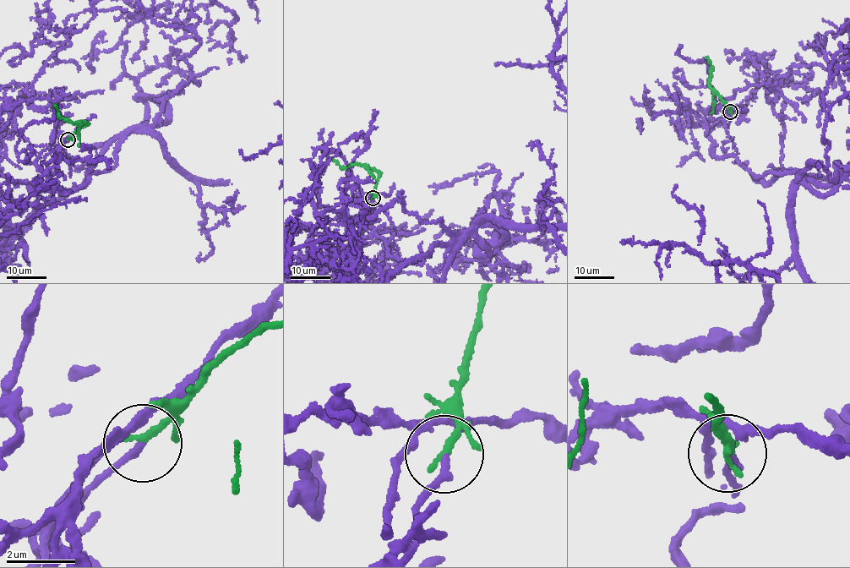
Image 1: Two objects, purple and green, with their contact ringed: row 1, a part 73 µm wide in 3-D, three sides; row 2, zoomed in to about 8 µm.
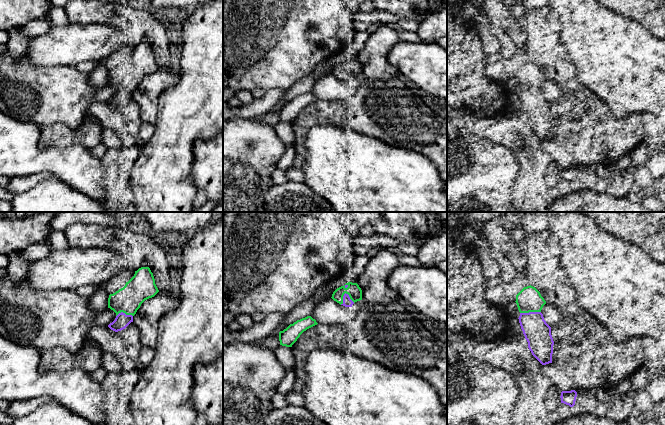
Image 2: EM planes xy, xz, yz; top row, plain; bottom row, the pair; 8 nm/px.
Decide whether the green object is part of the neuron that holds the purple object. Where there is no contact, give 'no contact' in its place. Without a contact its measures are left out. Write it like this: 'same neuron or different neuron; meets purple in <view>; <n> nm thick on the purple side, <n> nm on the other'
different neuron; meets purple in xz; 80 nm thick on the purple side, 110 nm on the other

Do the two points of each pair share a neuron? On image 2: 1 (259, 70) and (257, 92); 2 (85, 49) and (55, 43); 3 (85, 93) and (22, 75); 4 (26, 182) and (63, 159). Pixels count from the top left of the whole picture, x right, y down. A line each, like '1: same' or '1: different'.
1: different
2: same
3: same
4: different

